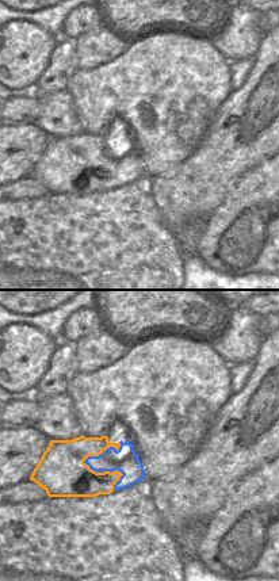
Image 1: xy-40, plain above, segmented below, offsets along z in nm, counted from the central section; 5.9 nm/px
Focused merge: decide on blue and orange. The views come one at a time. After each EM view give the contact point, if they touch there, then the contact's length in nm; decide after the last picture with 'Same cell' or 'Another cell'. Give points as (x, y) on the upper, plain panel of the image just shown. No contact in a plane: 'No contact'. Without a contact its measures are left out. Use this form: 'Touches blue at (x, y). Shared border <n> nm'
Touches blue at (91, 165). Shared border 300 nm.

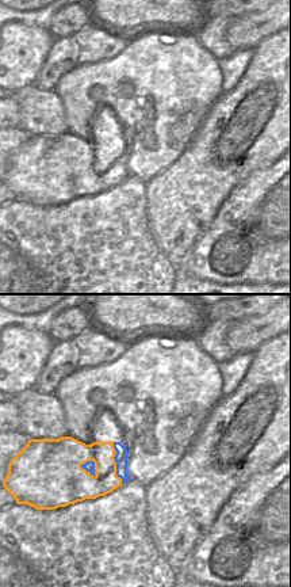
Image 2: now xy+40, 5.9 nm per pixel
Touches blue at (115, 157). Shared border 260 nm.

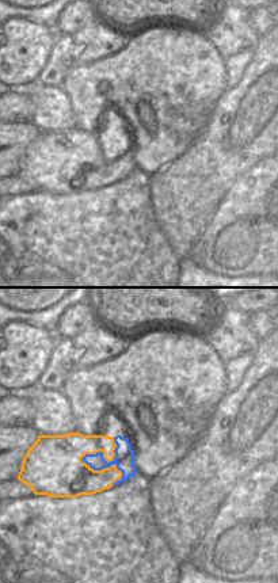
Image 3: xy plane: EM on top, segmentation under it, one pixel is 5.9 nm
Touches blue at (82, 155). Shared border 300 nm.

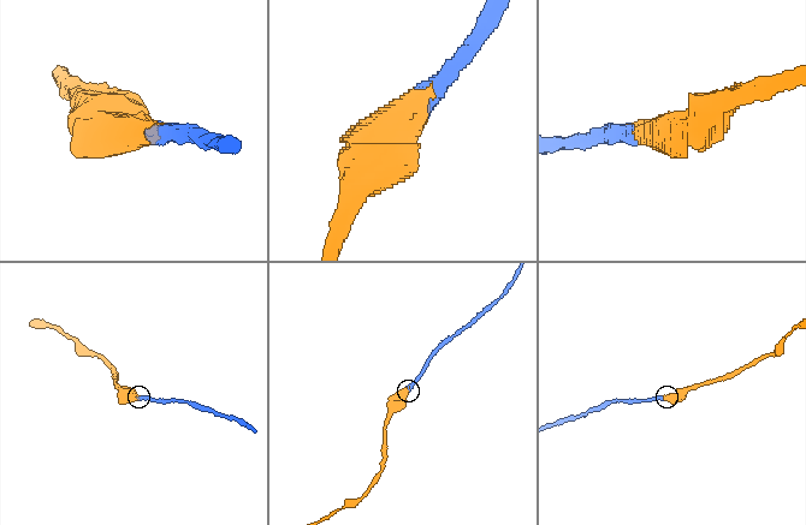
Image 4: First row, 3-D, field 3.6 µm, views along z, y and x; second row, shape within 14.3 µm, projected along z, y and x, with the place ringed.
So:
Same cell.

